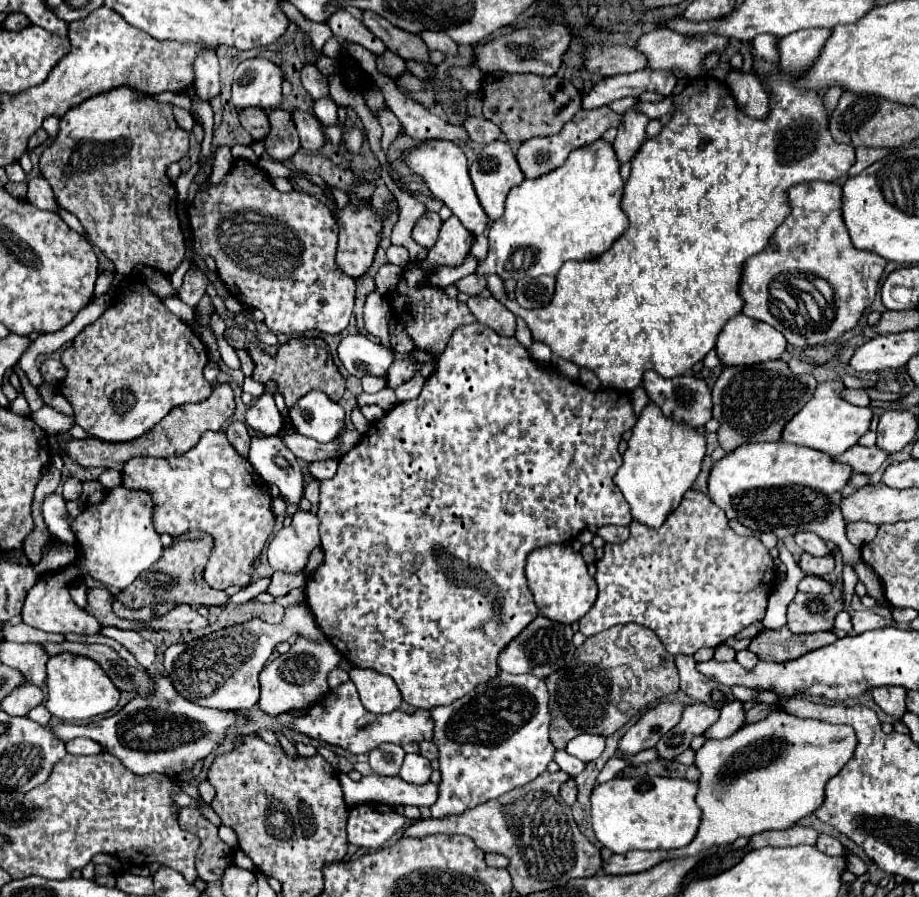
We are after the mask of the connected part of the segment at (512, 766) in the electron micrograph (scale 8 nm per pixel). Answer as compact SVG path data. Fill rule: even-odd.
M501 672L495 680L479 684L475 692L455 700L455 704L431 710L441 773L439 798L431 806L431 816L443 818L465 812L543 774L555 752L549 742L551 716L547 702L549 692L541 678Z

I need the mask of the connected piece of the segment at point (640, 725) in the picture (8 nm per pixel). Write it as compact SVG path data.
M661 702L655 708L647 710L637 724L629 728L629 732L619 742L619 752L635 754L657 744L657 738L667 734L679 720L685 704L681 702Z

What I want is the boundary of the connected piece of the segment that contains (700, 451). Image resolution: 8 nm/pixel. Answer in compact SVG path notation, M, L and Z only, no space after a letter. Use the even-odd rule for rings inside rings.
M649 402L643 408L627 444L623 464L619 474L615 474L615 484L619 484L619 490L629 502L631 516L651 528L659 528L699 476L701 460L705 456L705 436L695 428L667 420L667 416Z

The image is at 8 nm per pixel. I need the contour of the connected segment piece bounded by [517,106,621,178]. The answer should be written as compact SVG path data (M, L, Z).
M609 106L595 108L591 112L589 110L579 110L573 116L573 120L563 126L563 130L559 134L545 136L545 138L531 138L531 140L521 144L521 148L517 152L517 162L521 166L521 172L525 174L525 178L539 178L539 176L559 168L575 148L591 146L591 142L599 140L609 128L617 128L619 120L621 120L621 114L613 112Z

